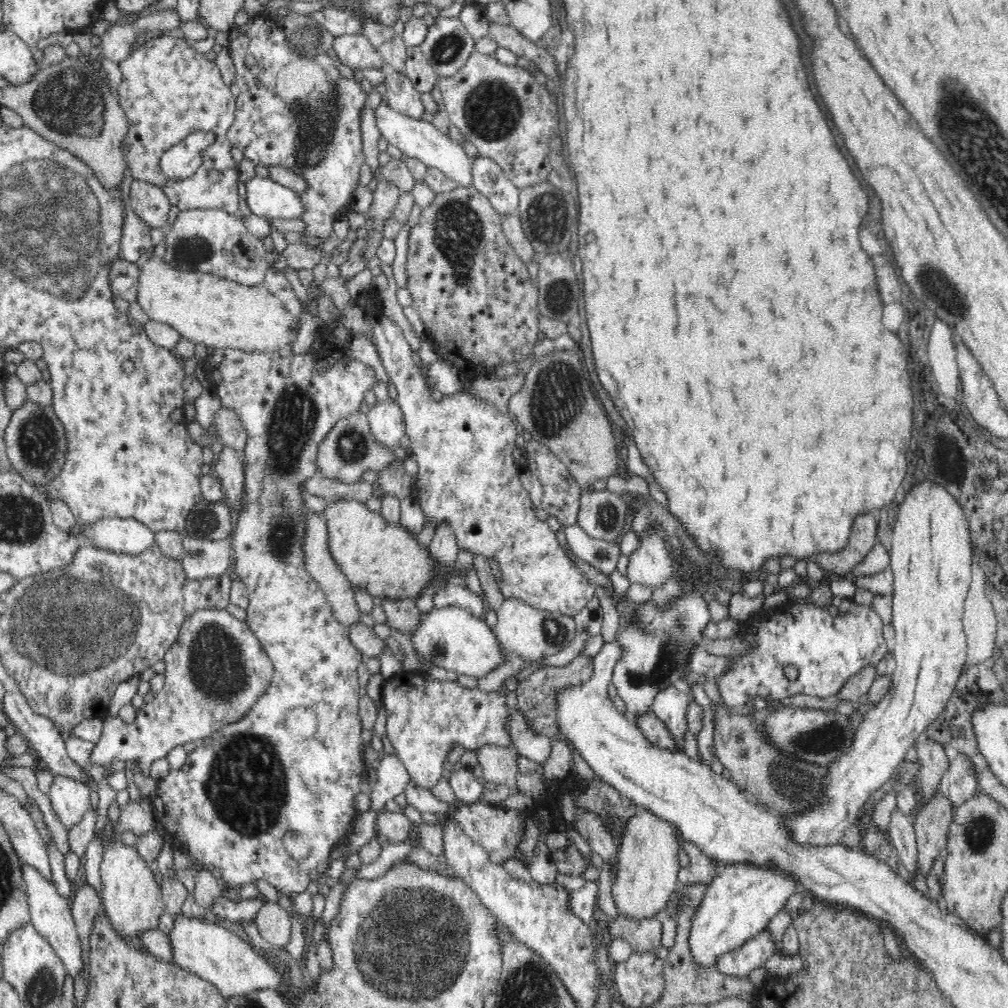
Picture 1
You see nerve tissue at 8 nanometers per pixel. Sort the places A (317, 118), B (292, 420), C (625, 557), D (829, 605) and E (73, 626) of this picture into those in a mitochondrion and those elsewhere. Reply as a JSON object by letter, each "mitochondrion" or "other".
{"A":"mitochondrion","B":"mitochondrion","C":"other","D":"other","E":"mitochondrion"}

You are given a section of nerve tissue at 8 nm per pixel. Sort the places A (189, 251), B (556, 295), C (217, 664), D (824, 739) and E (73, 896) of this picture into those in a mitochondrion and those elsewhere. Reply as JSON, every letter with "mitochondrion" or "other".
{"A":"mitochondrion","B":"mitochondrion","C":"mitochondrion","D":"mitochondrion","E":"other"}

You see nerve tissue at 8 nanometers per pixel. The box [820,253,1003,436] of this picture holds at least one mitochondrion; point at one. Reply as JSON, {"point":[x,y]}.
{"point":[948,296]}

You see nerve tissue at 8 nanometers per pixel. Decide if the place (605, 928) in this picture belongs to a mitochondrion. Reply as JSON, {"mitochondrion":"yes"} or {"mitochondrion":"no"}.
{"mitochondrion":"no"}

